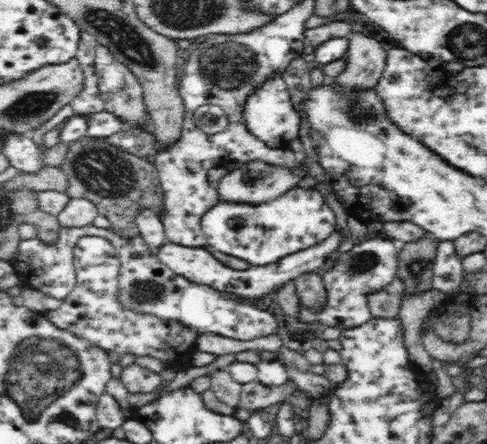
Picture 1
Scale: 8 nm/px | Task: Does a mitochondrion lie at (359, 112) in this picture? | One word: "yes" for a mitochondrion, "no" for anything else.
yes

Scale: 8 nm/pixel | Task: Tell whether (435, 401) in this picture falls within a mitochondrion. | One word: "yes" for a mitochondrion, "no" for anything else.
no

